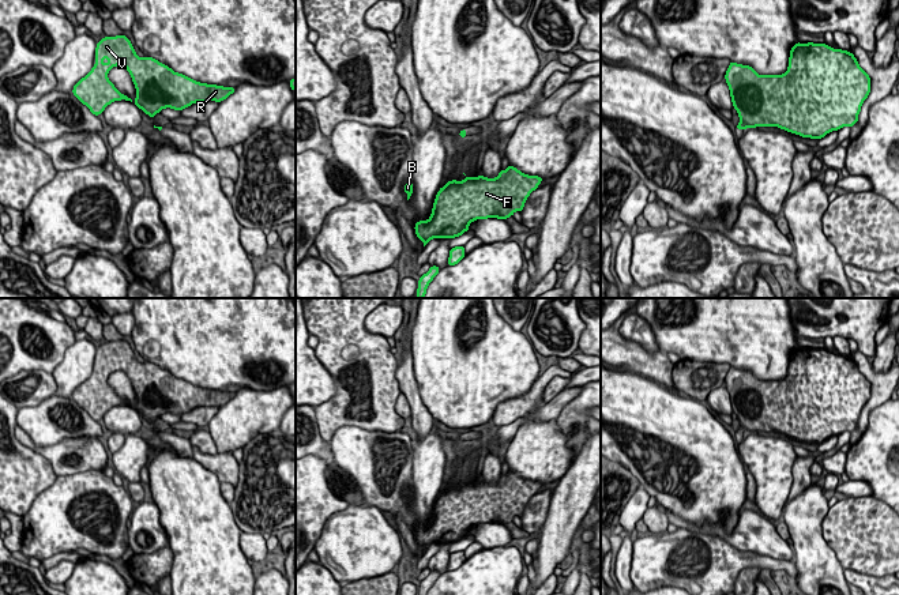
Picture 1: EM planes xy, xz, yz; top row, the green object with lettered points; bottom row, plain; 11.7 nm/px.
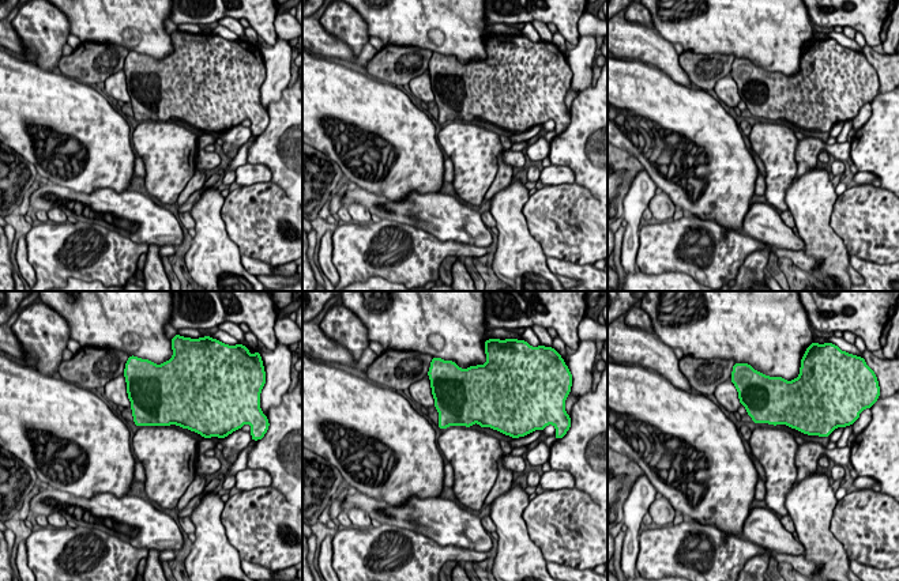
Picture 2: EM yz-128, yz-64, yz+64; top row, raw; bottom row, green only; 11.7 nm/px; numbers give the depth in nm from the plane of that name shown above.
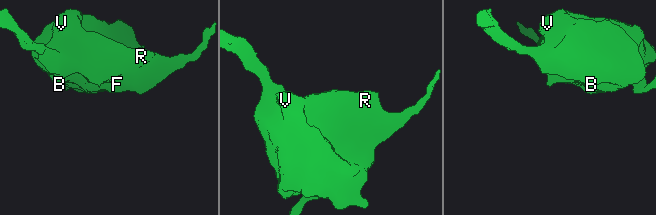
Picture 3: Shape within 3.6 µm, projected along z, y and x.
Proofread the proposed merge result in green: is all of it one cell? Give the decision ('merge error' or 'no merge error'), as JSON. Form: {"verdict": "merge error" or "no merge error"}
{"verdict": "no merge error"}

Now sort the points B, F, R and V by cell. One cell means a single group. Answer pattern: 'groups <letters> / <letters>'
groups B F R V

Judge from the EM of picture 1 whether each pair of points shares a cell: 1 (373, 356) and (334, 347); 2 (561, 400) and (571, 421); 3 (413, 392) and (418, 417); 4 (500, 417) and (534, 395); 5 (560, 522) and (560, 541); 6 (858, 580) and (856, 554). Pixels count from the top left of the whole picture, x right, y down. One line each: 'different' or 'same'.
1: same
2: different
3: same
4: same
5: same
6: different

